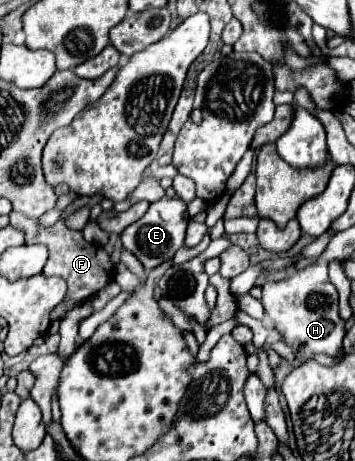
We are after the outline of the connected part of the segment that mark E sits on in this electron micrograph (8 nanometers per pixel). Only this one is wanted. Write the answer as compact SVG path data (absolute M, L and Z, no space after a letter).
M163 198L163 200L153 202L149 206L149 210L145 212L145 216L139 218L137 222L133 222L121 234L121 242L129 252L133 252L141 260L145 270L151 270L151 268L159 266L161 262L173 258L173 254L183 246L187 220L189 220L187 204L181 198Z

